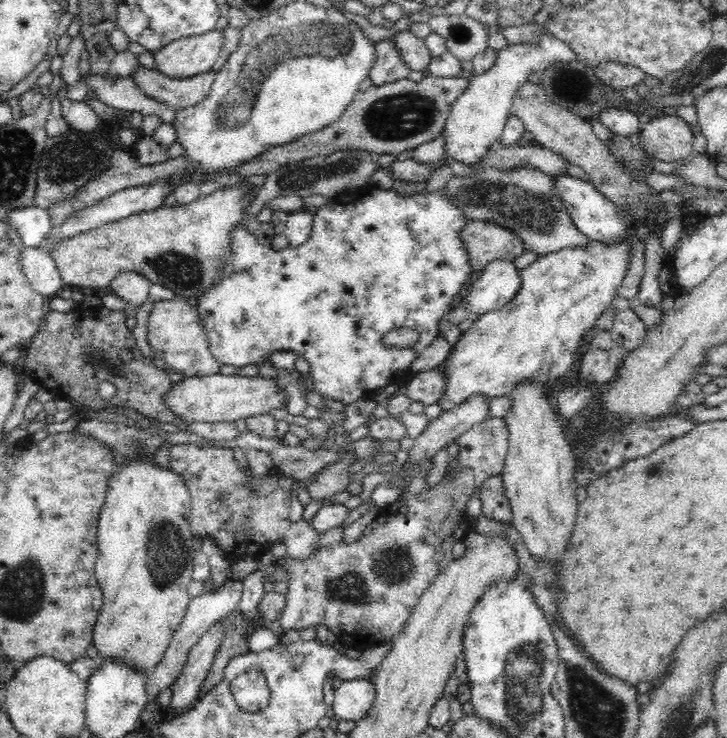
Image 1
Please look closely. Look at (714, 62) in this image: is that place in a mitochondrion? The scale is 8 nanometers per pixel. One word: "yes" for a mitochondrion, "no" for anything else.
yes

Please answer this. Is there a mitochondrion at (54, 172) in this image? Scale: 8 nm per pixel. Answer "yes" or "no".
yes

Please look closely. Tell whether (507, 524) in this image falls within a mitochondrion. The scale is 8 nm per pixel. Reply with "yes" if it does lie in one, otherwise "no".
no

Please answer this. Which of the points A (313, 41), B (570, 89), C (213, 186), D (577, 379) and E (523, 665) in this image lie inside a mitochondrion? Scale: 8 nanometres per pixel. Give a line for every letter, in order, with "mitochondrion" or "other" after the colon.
A: mitochondrion
B: mitochondrion
C: other
D: other
E: mitochondrion

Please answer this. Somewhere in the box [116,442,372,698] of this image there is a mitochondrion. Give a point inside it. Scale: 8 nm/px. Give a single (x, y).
(167, 555)

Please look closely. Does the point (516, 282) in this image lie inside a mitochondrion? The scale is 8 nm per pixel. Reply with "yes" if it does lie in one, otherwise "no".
no

